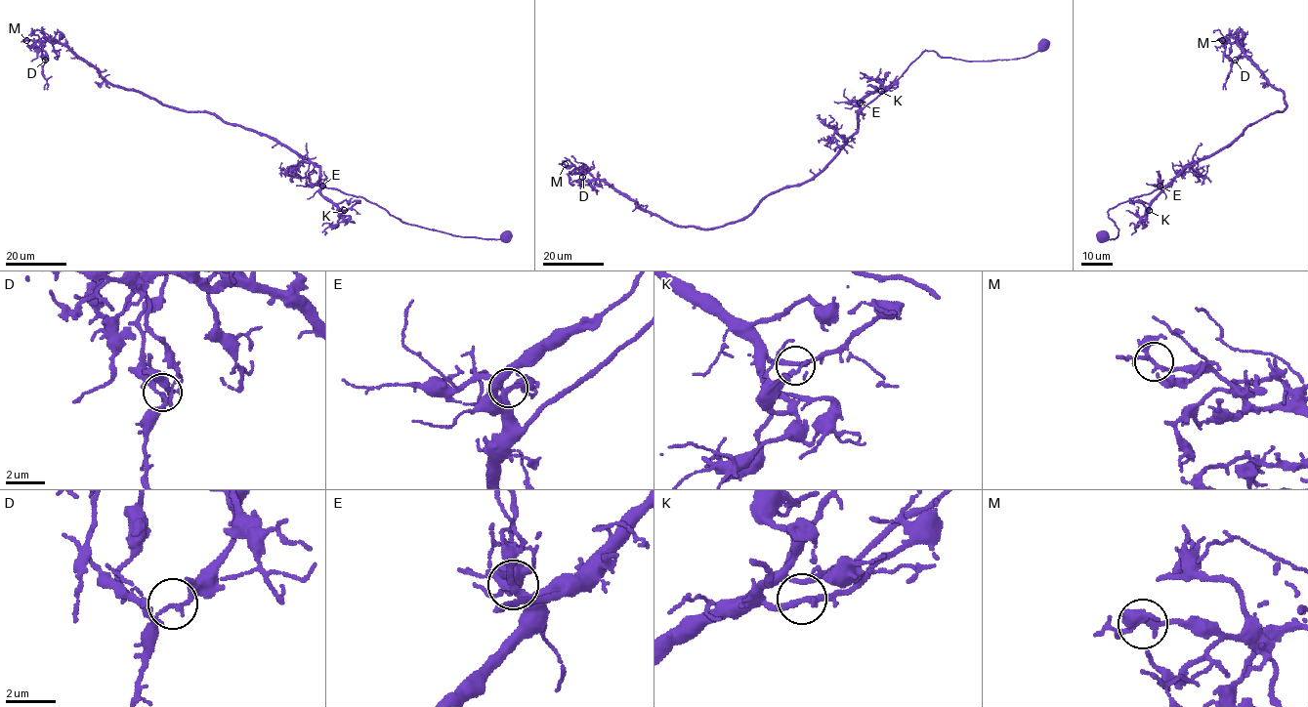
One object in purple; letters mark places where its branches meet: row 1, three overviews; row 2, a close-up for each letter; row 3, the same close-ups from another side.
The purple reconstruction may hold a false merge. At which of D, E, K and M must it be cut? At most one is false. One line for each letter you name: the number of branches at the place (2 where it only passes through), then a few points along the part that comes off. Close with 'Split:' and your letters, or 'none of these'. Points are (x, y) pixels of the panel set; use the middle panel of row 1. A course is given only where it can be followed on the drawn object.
D: 3 branches meet
Split: D

